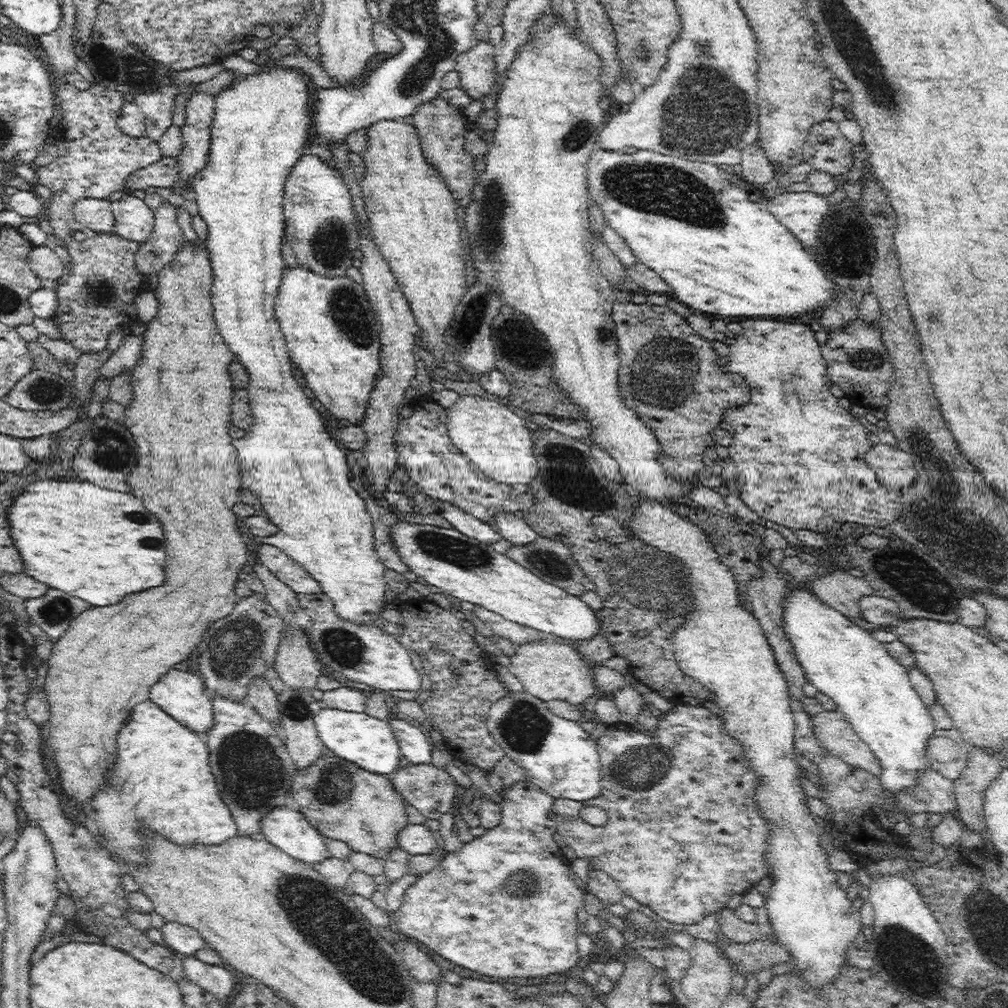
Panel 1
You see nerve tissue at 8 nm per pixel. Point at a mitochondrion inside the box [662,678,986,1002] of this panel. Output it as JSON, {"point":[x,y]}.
{"point":[916,967]}

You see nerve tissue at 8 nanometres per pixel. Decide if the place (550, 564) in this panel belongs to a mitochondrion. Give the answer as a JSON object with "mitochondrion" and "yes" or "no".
{"mitochondrion":"yes"}

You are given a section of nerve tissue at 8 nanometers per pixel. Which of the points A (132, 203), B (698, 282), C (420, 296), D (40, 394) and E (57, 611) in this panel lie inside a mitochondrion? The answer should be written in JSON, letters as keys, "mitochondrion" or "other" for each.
{"A":"other","B":"other","C":"other","D":"mitochondrion","E":"mitochondrion"}

